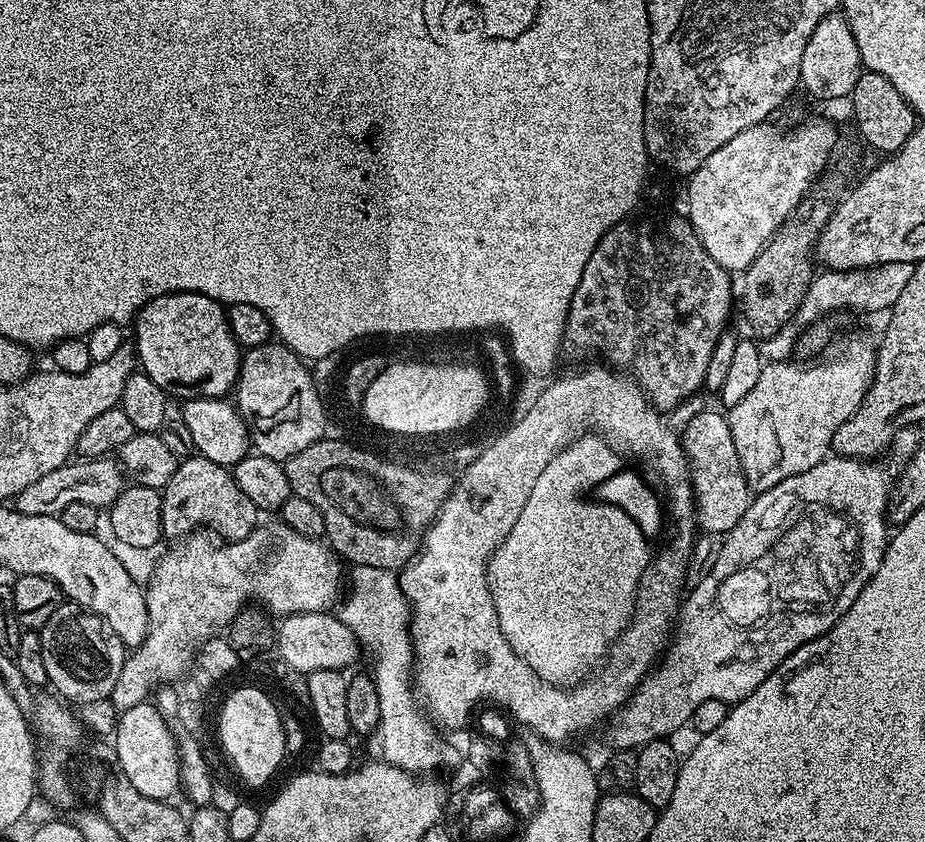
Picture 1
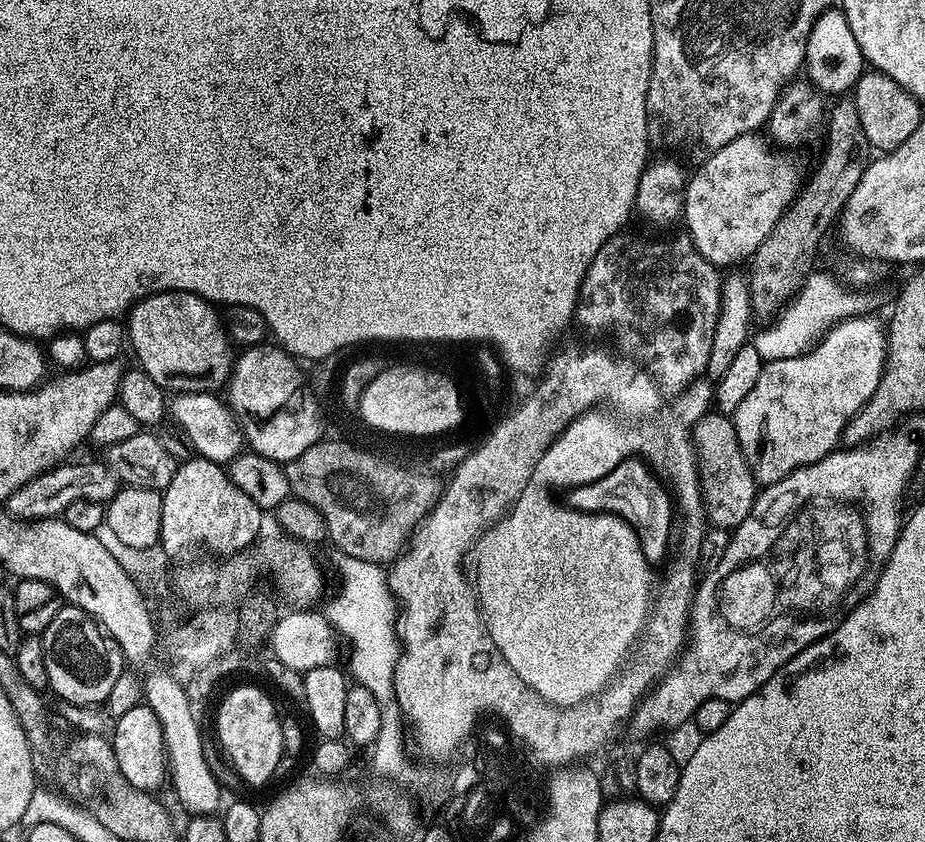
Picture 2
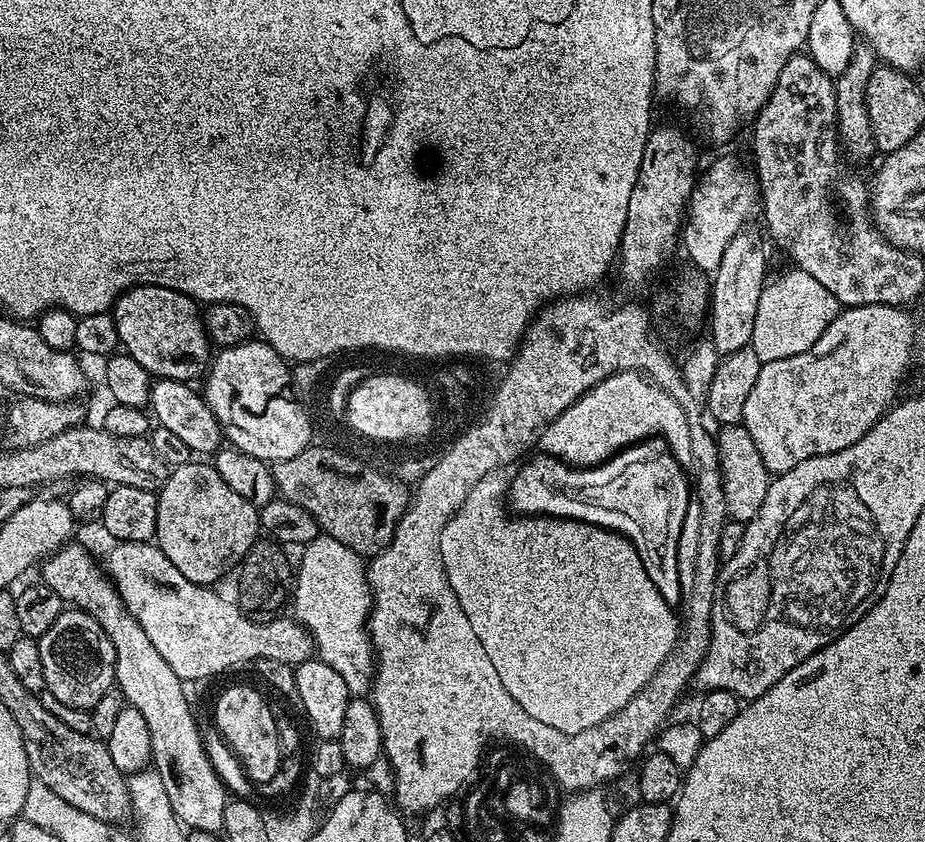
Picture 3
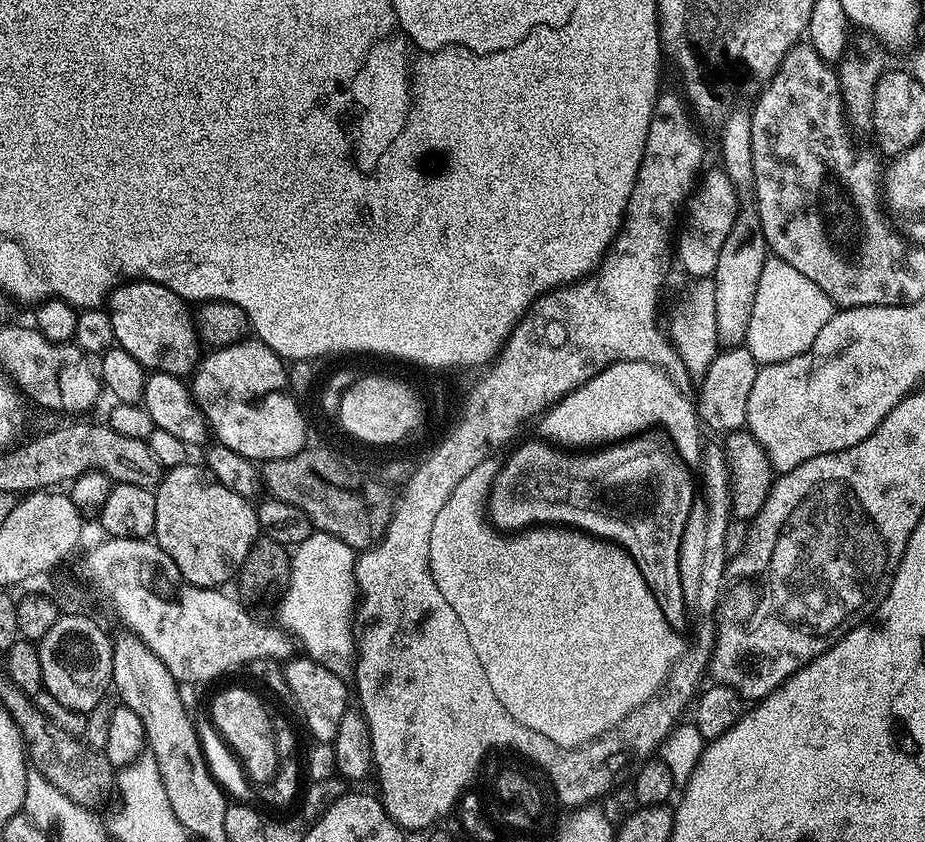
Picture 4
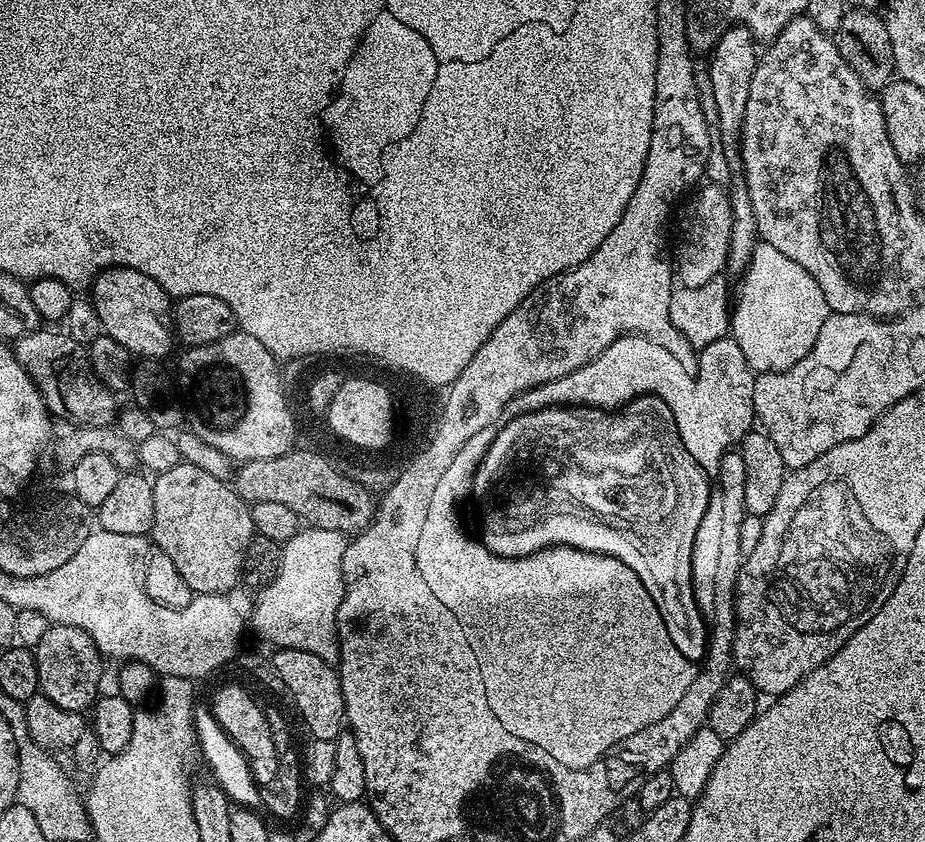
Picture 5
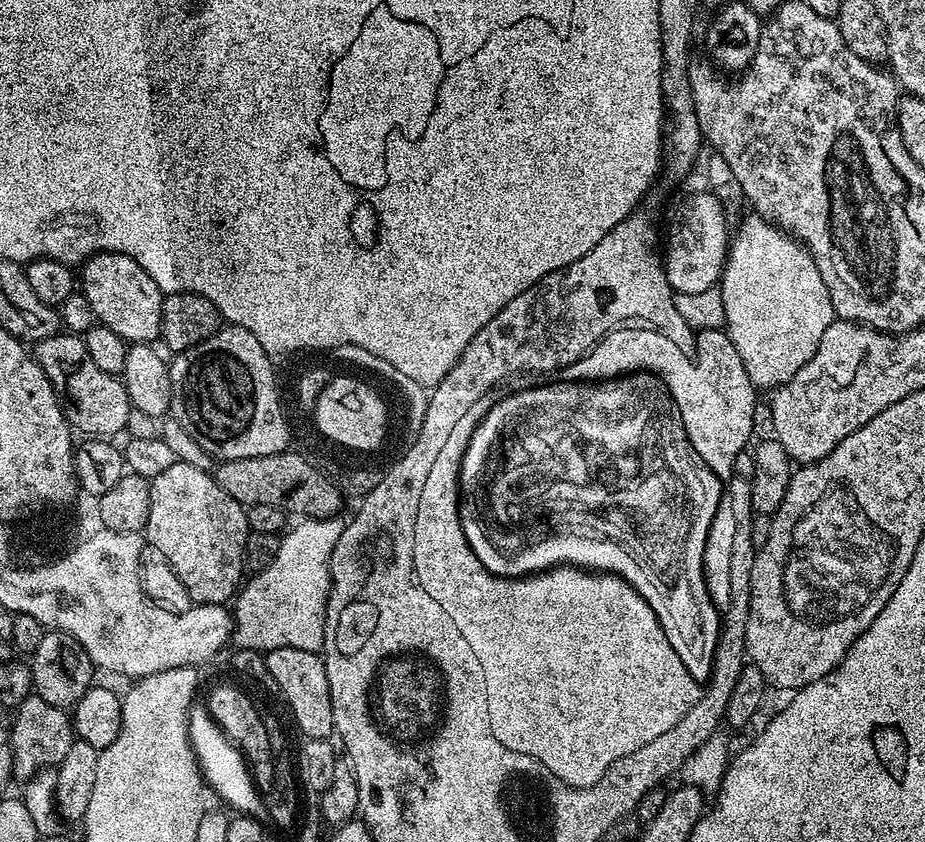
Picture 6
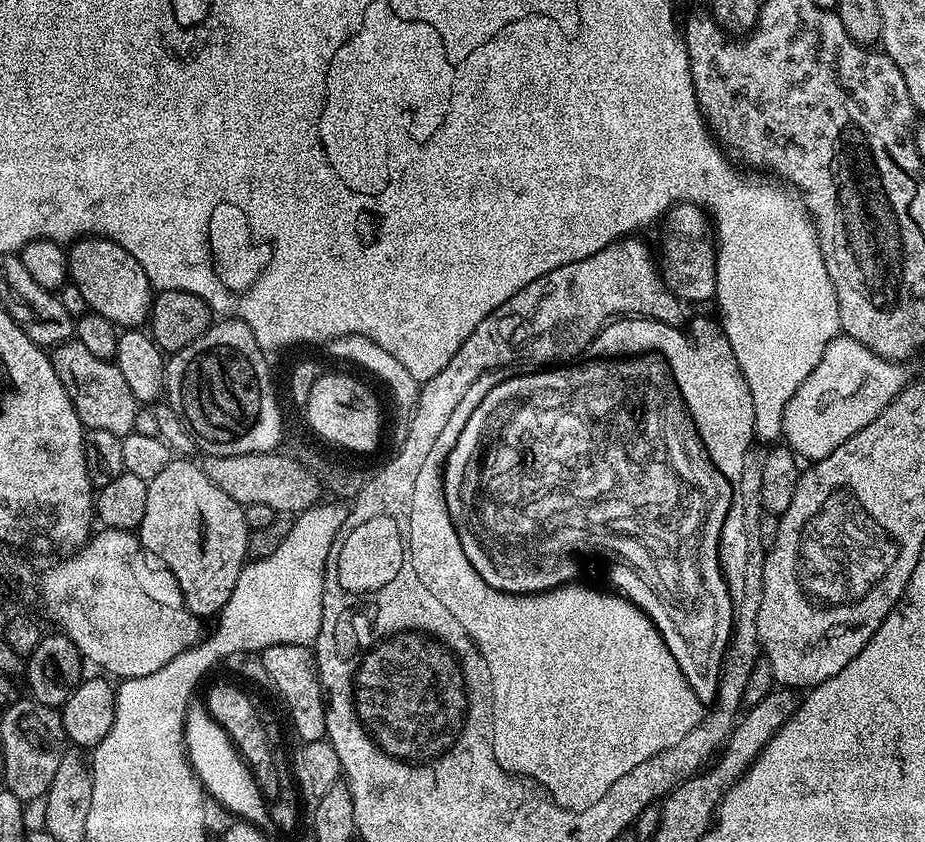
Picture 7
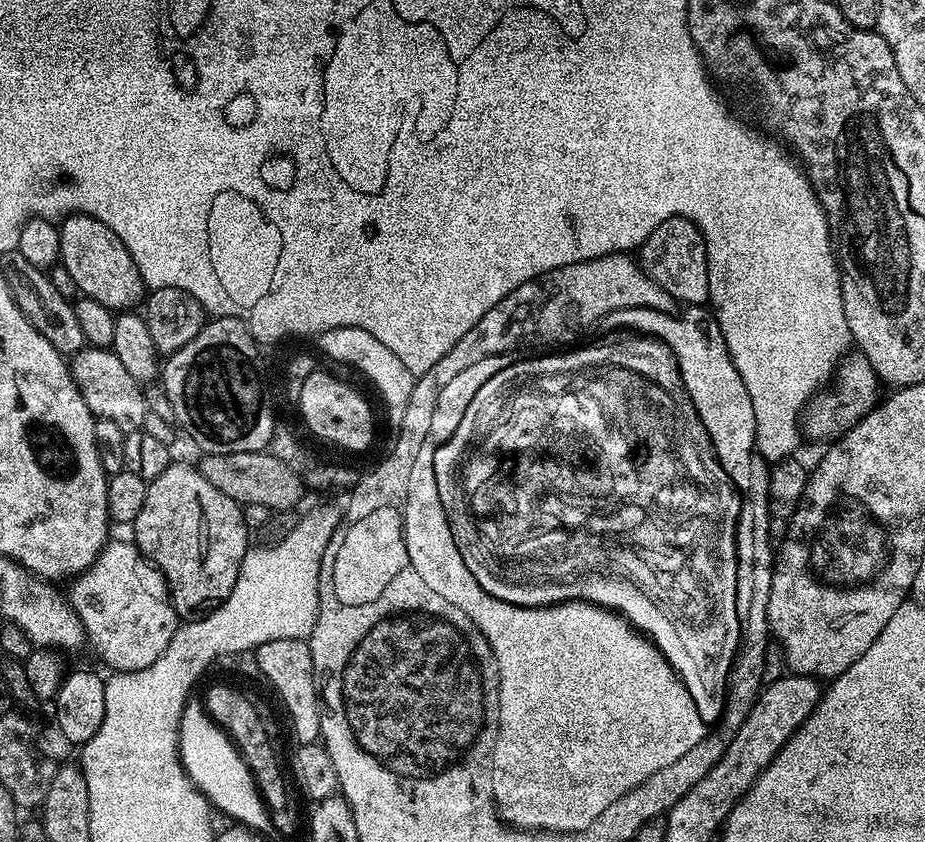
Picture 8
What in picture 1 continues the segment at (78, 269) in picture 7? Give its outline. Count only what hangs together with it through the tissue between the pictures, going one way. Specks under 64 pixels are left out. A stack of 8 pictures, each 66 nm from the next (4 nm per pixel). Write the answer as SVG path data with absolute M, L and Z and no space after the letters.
M171 292L140 309L134 327L139 367L158 386L165 390L189 388L189 393L200 398L224 398L235 389L242 349L228 325L225 305L219 300L197 292Z

